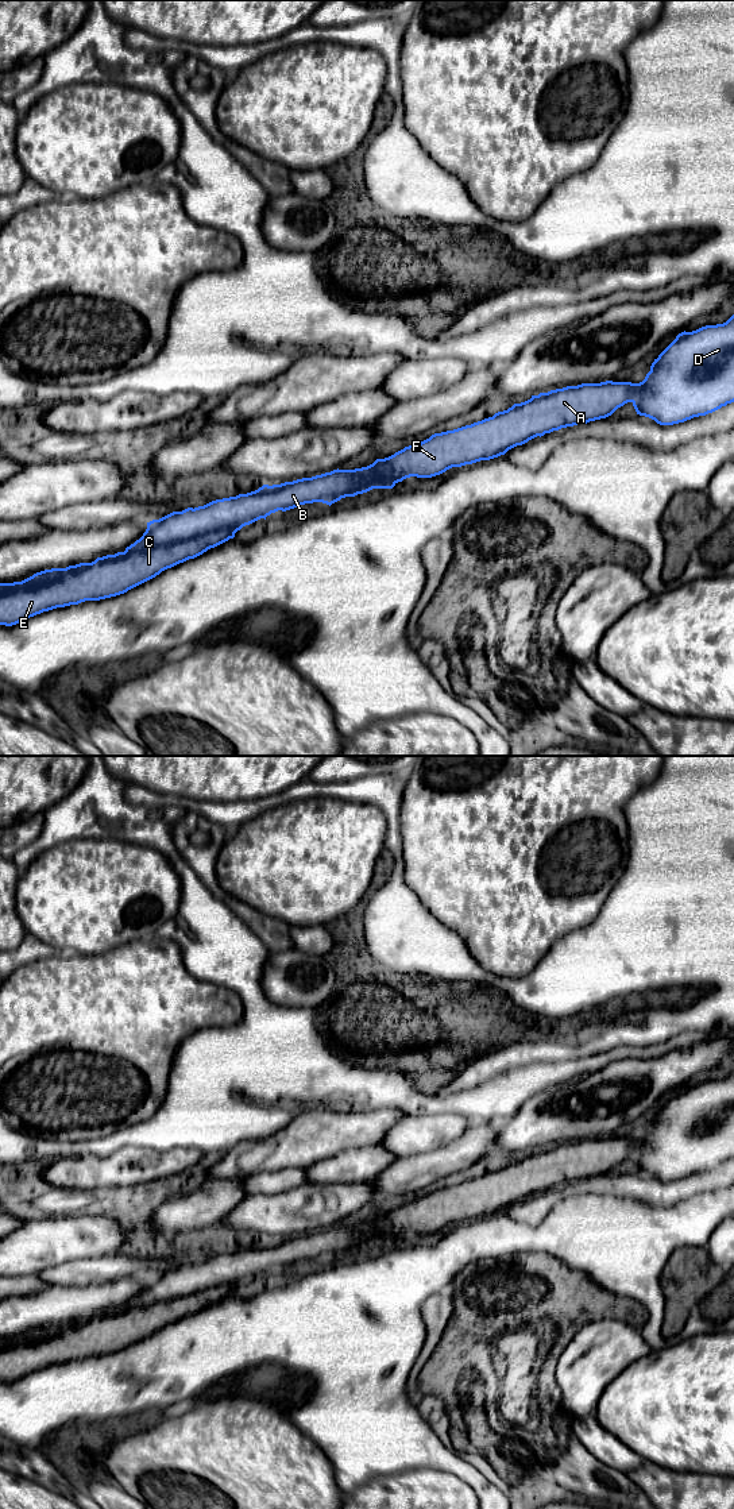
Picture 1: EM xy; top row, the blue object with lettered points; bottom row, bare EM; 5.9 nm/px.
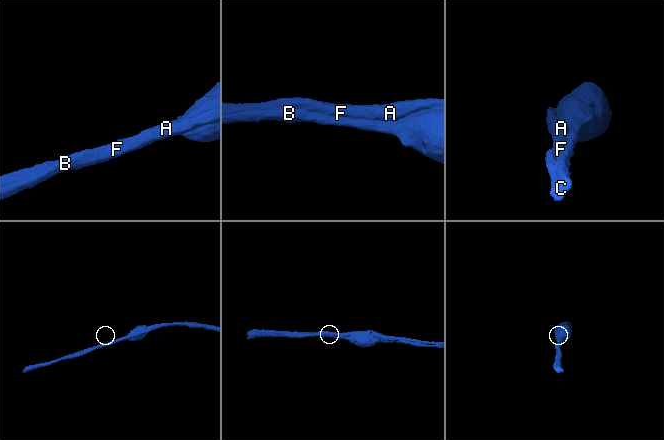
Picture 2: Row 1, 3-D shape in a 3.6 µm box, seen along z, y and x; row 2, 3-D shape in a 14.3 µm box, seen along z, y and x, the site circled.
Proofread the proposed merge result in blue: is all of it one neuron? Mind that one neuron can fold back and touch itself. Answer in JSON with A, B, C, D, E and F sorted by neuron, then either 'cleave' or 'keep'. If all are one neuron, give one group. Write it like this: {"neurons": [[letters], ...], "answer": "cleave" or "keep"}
{"neurons": [["A", "C", "E", "F"], ["B", "D"]], "answer": "cleave"}

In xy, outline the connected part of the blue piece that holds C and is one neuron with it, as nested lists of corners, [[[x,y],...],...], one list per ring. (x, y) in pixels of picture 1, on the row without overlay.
[[[242,1284],[215,1286],[190,1296],[132,1308],[67,1327],[38,1342],[0,1350],[0,1381],[12,1382],[57,1363],[124,1350],[162,1327],[233,1294]]]

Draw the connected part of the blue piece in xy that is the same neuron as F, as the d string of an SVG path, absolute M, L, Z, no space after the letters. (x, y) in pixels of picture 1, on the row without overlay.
M606 1136L540 1149L525 1158L514 1159L507 1166L495 1169L492 1173L453 1186L434 1189L421 1199L405 1203L389 1213L376 1215L372 1220L362 1224L378 1244L393 1244L398 1238L410 1232L432 1234L452 1223L498 1213L537 1192L606 1174L625 1159L634 1158L638 1146L638 1139Z

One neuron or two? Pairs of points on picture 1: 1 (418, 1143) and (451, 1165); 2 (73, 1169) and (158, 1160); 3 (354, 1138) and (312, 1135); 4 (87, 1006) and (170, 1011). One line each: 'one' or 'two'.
1: two
2: one
3: one
4: one

